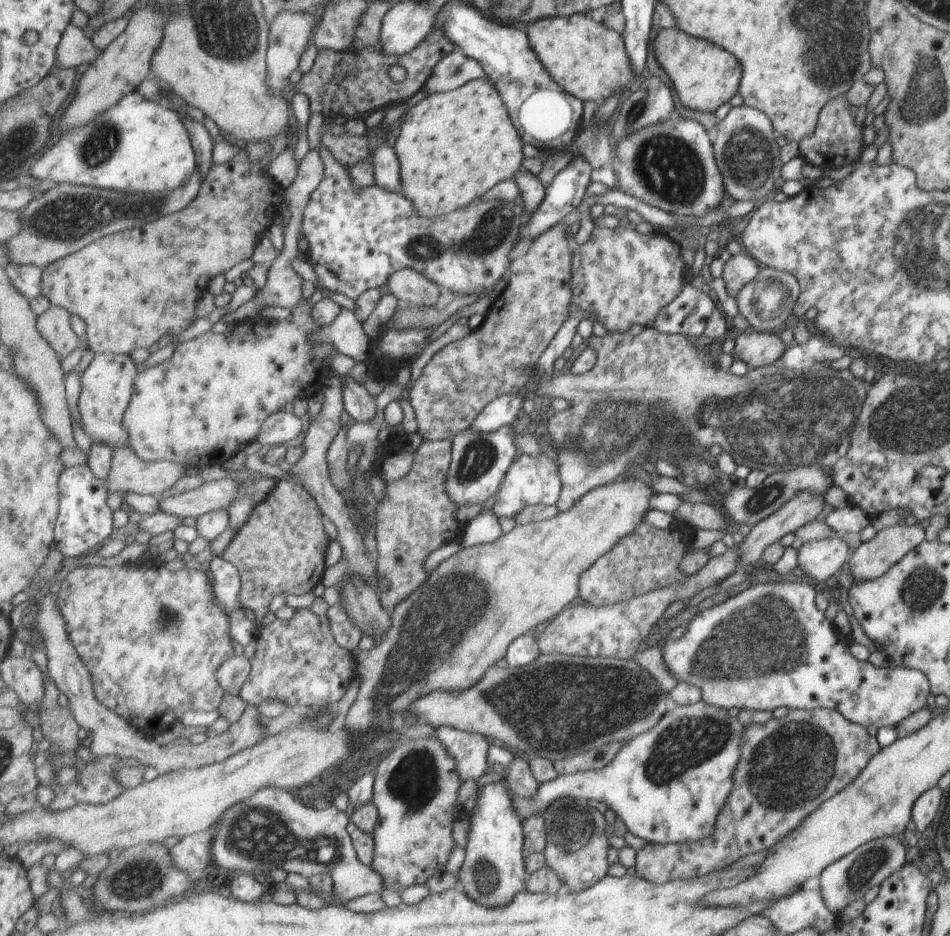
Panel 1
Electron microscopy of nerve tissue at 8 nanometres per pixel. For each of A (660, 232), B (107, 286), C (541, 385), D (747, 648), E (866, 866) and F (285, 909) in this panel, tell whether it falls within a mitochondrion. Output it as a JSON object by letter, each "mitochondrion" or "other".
{"A":"other","B":"other","C":"other","D":"mitochondrion","E":"mitochondrion","F":"other"}

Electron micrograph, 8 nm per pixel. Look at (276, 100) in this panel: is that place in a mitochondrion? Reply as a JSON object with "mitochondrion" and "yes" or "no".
{"mitochondrion":"no"}

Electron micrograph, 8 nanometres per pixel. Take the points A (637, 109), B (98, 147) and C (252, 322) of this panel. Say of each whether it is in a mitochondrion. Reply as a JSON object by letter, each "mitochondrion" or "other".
{"A":"mitochondrion","B":"mitochondrion","C":"other"}

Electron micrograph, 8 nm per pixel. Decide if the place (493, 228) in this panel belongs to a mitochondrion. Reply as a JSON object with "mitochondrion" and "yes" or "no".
{"mitochondrion":"yes"}

